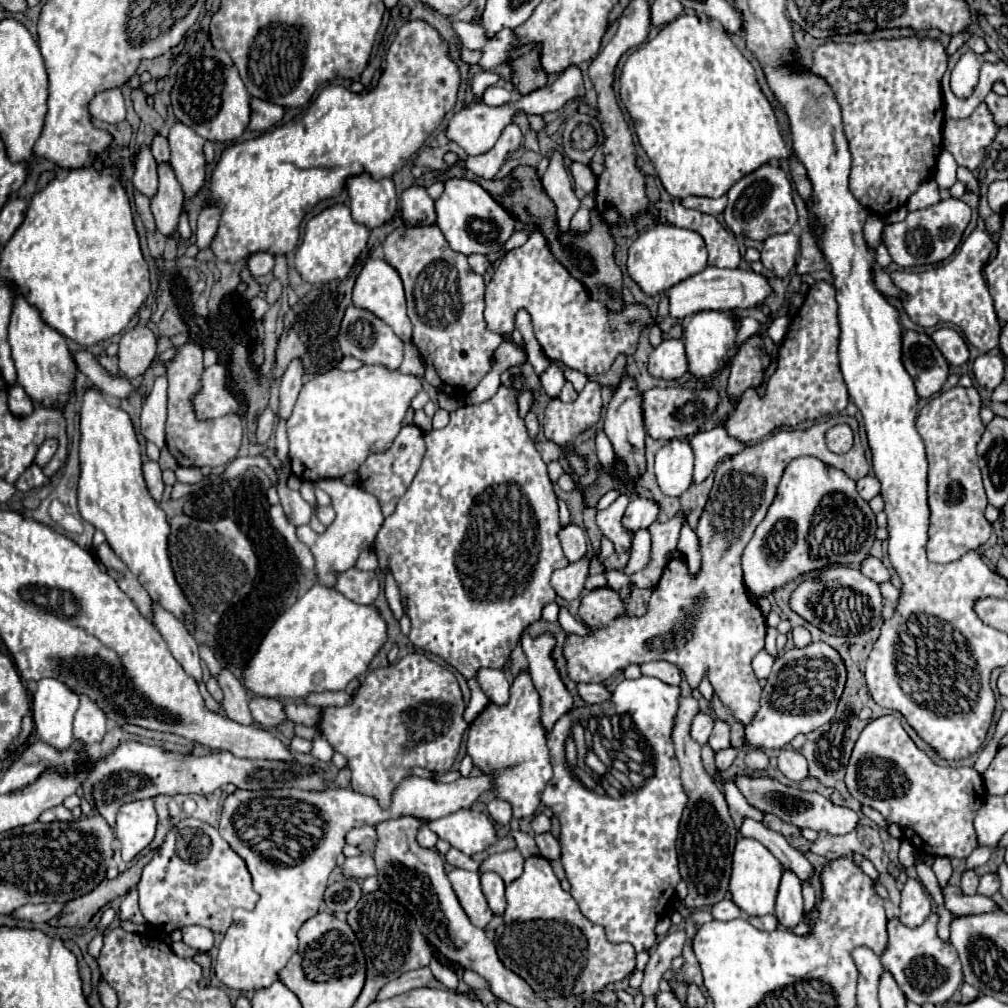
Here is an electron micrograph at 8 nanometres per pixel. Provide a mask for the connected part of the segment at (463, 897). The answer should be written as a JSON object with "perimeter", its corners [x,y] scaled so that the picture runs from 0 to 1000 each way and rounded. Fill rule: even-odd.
{"perimeter":[[[449,862],[445,866],[445,874],[447,874],[449,884],[451,884],[459,904],[463,906],[465,914],[471,920],[481,920],[489,912],[489,906],[477,884],[475,866],[461,864],[461,862]]]}

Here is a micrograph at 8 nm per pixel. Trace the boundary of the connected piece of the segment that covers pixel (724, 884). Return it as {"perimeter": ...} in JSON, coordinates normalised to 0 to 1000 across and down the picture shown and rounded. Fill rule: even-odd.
{"perimeter":[[[676,691],[676,699],[672,703],[672,715],[668,719],[668,741],[670,749],[676,759],[676,775],[678,783],[684,791],[684,799],[678,805],[676,816],[674,816],[674,866],[676,872],[684,880],[684,888],[680,892],[680,898],[684,902],[703,902],[711,894],[715,894],[721,886],[723,880],[723,870],[725,870],[725,850],[729,842],[729,832],[731,824],[727,820],[721,795],[717,787],[711,783],[709,775],[705,769],[699,765],[695,757],[695,739],[686,733],[684,723],[686,723],[686,713],[693,705],[691,693]]]}

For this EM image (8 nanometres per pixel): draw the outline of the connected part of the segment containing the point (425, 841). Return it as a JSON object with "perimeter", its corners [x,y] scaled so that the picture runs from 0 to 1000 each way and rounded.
{"perimeter":[[[420,816],[420,818],[416,820],[414,836],[416,836],[418,840],[422,840],[422,842],[430,842],[430,840],[432,840],[432,836],[434,836],[434,828],[424,820],[424,816]]]}

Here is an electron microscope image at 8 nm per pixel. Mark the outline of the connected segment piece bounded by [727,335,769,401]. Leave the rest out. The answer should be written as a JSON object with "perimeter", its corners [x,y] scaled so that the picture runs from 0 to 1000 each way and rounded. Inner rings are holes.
{"perimeter":[[[745,334],[725,358],[725,372],[721,390],[727,398],[733,398],[739,386],[751,384],[757,378],[757,370],[763,364],[763,352],[759,350],[755,334]]]}

